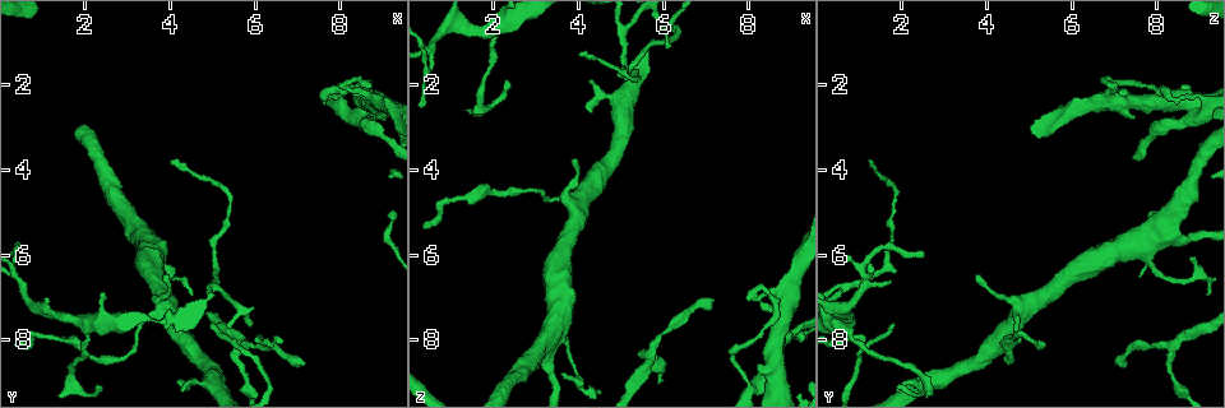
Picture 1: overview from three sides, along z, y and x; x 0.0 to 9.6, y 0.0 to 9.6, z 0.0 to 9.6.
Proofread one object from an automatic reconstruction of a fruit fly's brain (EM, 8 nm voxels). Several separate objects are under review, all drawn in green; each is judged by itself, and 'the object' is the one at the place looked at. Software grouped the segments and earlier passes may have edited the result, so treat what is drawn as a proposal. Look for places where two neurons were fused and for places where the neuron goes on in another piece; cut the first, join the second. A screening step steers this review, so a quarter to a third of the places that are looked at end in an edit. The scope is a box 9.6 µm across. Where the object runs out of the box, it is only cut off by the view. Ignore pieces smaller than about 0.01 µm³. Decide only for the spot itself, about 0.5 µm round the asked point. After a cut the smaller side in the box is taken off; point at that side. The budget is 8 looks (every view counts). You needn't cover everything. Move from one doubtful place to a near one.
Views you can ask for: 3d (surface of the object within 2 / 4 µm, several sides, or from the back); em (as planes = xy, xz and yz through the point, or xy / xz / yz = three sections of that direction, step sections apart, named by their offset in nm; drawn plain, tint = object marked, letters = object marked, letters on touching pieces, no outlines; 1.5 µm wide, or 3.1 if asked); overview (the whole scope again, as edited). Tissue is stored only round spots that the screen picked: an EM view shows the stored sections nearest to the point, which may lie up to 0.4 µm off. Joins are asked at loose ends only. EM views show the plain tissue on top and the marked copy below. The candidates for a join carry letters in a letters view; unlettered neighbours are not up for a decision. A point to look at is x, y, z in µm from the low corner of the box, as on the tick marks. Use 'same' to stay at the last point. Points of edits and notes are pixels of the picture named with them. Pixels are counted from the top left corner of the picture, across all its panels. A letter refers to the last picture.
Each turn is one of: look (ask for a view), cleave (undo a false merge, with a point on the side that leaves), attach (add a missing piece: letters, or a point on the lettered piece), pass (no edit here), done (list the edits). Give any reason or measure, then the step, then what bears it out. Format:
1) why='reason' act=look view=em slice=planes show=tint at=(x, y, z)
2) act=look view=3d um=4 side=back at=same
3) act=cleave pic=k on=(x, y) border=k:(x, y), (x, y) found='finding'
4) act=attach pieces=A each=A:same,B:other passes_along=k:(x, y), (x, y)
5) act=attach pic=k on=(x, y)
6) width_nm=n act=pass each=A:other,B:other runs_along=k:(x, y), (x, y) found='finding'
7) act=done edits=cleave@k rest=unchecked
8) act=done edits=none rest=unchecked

act=look view=3d um=4 at=(7.25, 8.60, 7.00)

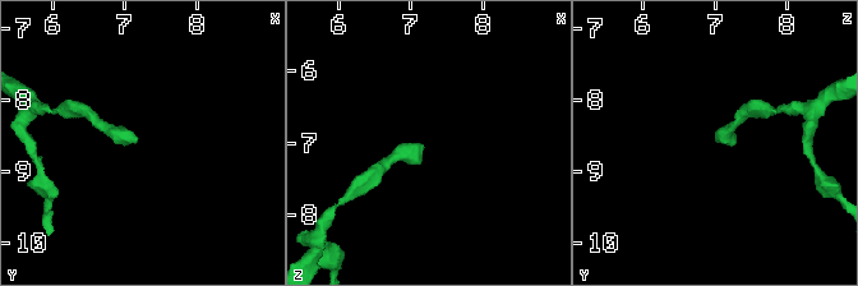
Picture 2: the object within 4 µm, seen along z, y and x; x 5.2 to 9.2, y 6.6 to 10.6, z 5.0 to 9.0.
why='now the EM' act=look view=em slice=planes show=letters at=(7.20, 8.55, 7.05)

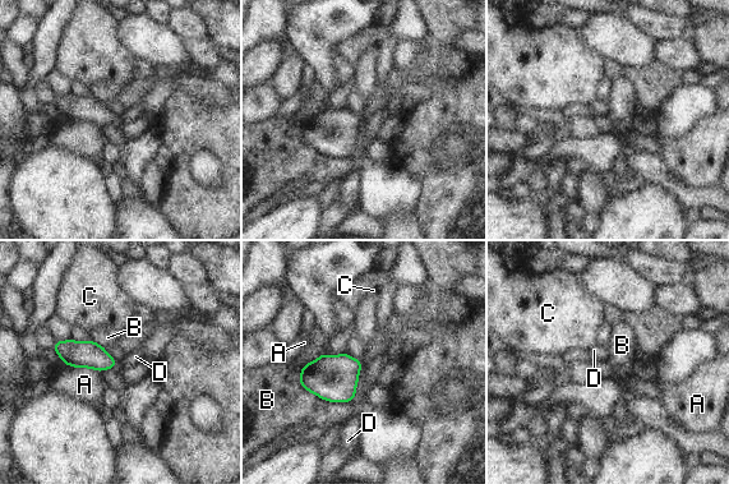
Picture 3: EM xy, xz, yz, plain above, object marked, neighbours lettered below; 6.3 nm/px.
width_nm=160 longest_contact=B:380nm act=pass each=A:other,B:other,C:other,D:other found='none of them fits'

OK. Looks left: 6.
why='a narrow waist' act=look view=em slice=planes show=tint at=(0.95, 7.85, 4.75)

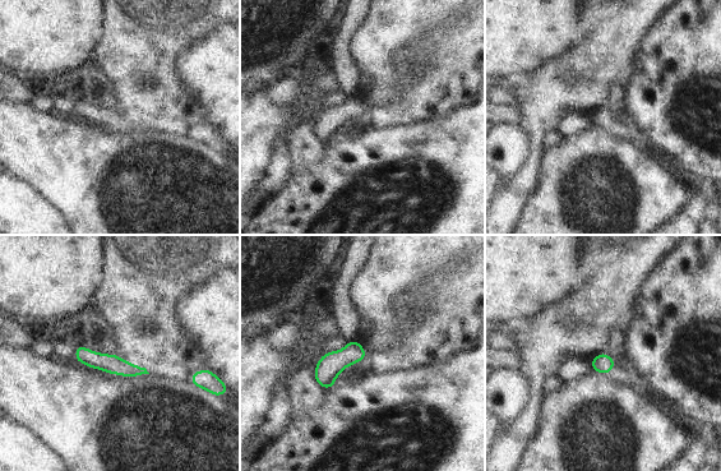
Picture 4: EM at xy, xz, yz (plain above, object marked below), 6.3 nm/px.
act=look view=em slice=planes show=letters at=same

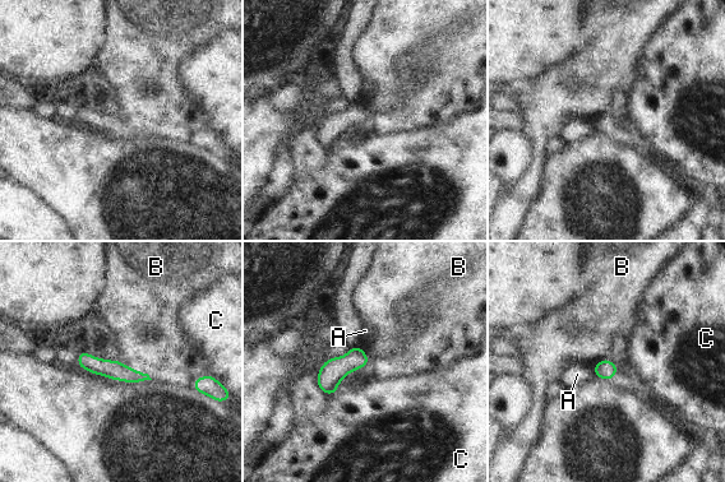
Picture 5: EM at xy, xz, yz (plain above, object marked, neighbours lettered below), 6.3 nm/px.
act=pass each=A:other,B:other,C:other found='one neuron here'

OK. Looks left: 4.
why='thin end' act=look view=3d um=2 at=(3.85, 6.45, 3.75)

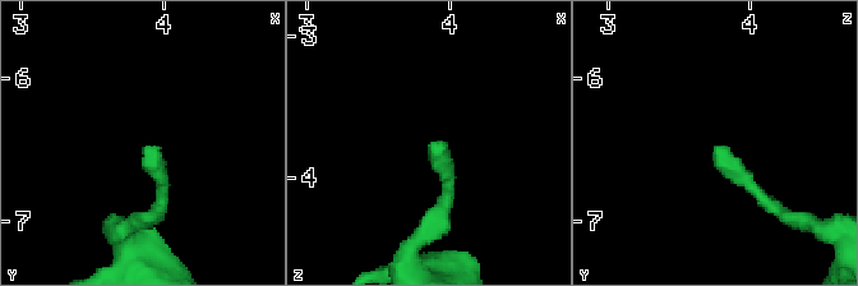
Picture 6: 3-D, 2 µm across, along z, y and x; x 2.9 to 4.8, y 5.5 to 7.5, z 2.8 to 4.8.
why='need the tissue' act=look view=em slice=planes show=letters at=(3.92, 6.48, 3.78)

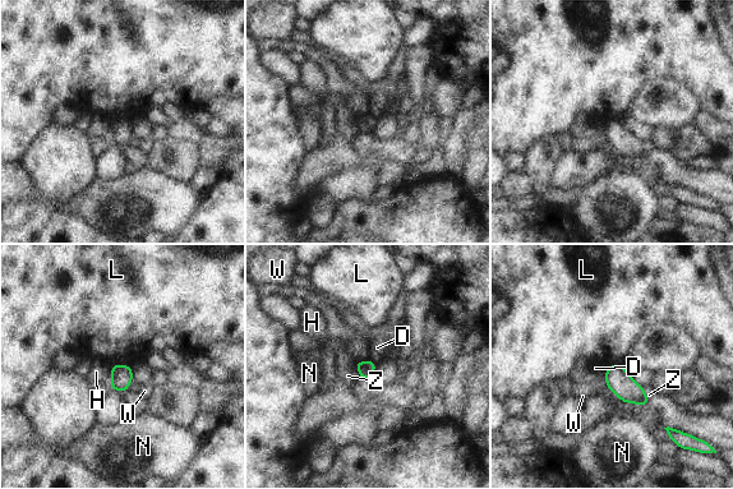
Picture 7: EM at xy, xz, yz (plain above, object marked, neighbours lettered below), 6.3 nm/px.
act=pass each=D:other,H:other,L:other,N:other,W:other,Z:other border=7:(130, 365), (114, 364), (111, 367) found='none of them fits'

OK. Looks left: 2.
act=done edits=none rest=unchecked

